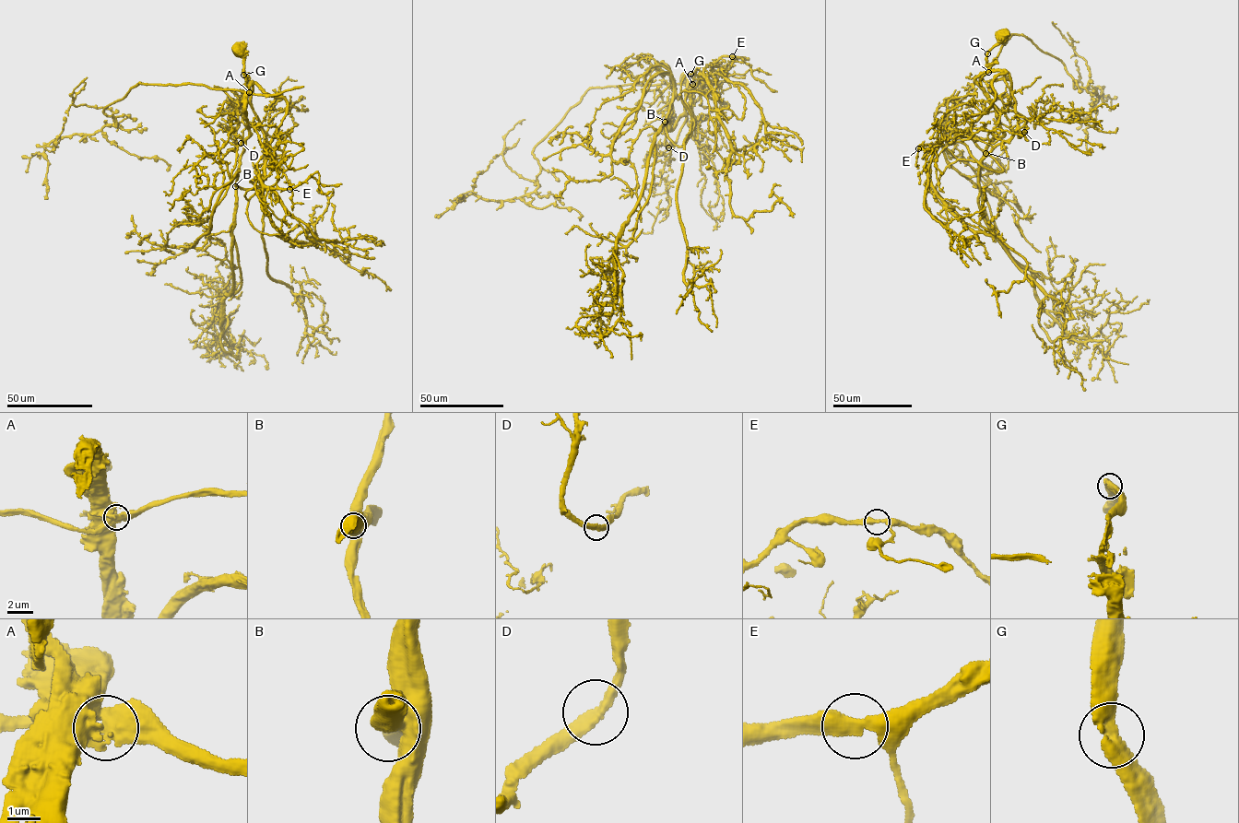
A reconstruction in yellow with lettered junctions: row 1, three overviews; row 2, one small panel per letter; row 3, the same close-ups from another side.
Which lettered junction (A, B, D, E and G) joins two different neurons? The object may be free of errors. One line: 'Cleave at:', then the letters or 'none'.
Cleave at: A

